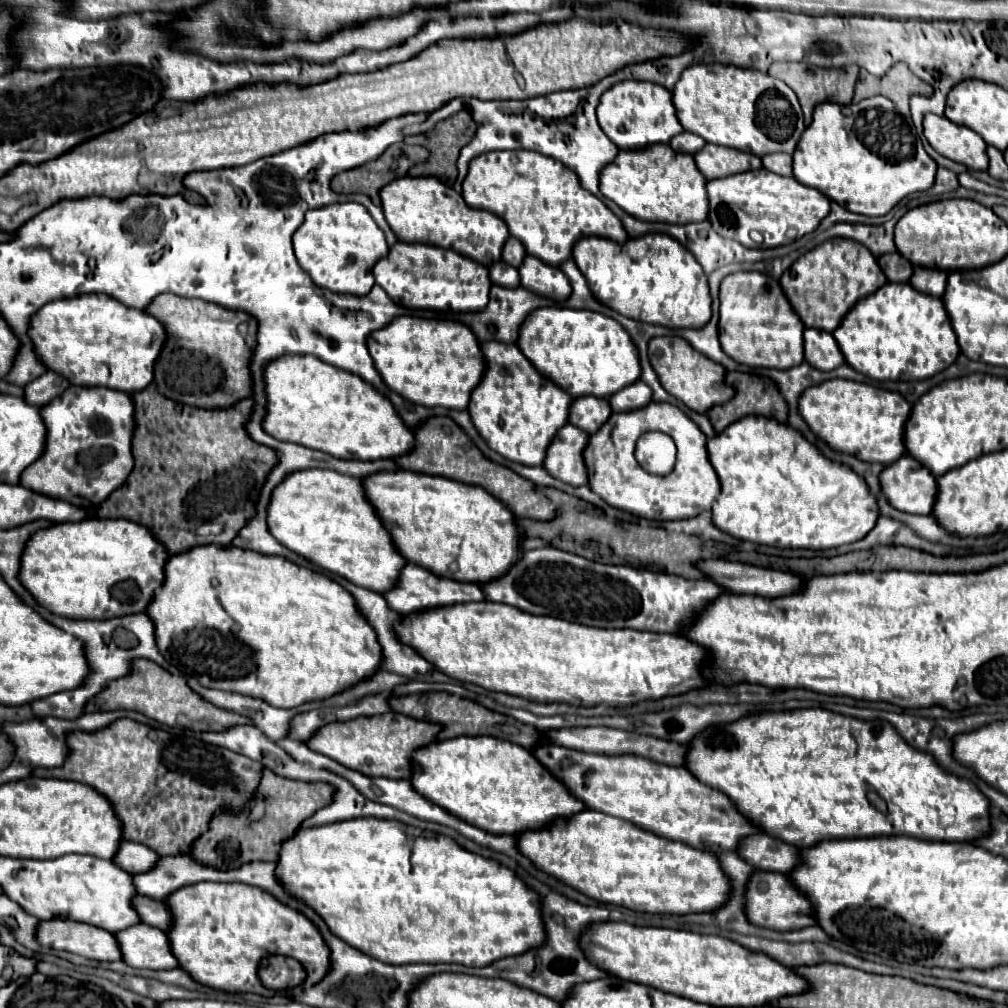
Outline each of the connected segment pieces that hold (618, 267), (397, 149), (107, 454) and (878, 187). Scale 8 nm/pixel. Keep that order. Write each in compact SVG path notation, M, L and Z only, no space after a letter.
M648 233L624 243L584 237L574 247L572 257L586 277L594 299L628 319L662 323L672 329L700 329L712 317L708 279L700 263L668 235Z
M394 143L378 159L336 175L332 179L332 189L336 193L364 193L372 199L374 205L380 205L378 189L384 187L390 179L404 177L412 165L426 159L428 151L424 147Z
M70 385L62 395L54 397L50 405L42 405L42 421L46 421L46 453L22 473L18 485L34 489L46 497L64 499L72 505L90 509L98 507L114 489L118 489L130 475L134 461L130 453L130 439L134 429L134 403L128 393L108 387L74 387Z
M870 97L860 101L860 105L836 105L820 103L814 109L814 119L810 127L802 133L798 149L794 151L794 179L806 187L818 189L834 203L844 209L868 217L886 215L904 197L918 191L928 191L934 185L936 161L924 151L922 141L910 127L910 123L896 111L894 103L886 97Z

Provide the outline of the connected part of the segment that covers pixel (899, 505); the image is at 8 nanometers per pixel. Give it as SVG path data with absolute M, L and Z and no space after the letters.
M902 455L880 473L884 497L894 509L906 513L932 513L936 497L934 481L934 475L908 455Z

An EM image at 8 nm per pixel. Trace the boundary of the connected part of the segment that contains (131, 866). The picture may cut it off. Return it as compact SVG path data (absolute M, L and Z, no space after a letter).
M122 841L116 855L112 857L112 863L118 865L120 869L126 869L128 873L144 873L152 869L156 861L158 861L156 851L132 841Z

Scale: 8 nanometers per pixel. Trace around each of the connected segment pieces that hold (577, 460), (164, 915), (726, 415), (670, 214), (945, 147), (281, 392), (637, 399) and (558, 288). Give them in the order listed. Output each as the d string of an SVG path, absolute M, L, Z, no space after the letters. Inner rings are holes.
M564 425L558 431L558 437L546 449L544 469L558 481L568 485L586 485L588 475L582 459L582 451L588 443L588 433L580 431L574 425Z
M136 895L134 897L134 909L138 909L138 913L142 913L142 923L154 925L162 931L166 931L170 927L170 913L168 913L168 907L164 901Z
M726 373L728 383L738 383L736 395L726 401L724 405L716 405L714 409L706 411L712 427L720 433L730 423L748 417L748 415L764 415L770 417L774 409L778 409L778 417L788 413L786 401L780 397L778 389L766 377L750 375L750 373Z
M650 145L640 151L620 151L600 173L600 191L626 213L642 221L688 225L708 219L706 177L686 153L674 153L670 145Z
M928 113L924 117L924 137L940 155L956 163L962 163L968 169L976 171L988 169L986 143L976 131L956 125L946 117Z
M282 355L272 359L264 367L264 389L266 389L266 415L262 429L278 441L298 443L310 449L330 453L332 457L346 459L388 459L400 457L412 449L412 431L402 423L392 403L380 395L372 385L364 383L360 377L332 367L314 355Z
M636 381L628 387L624 387L622 391L614 393L612 397L608 397L608 403L612 407L612 411L632 411L632 409L640 409L644 405L650 403L652 391L648 385L644 385L642 381Z
M526 255L518 269L520 269L522 287L530 289L532 293L538 293L554 301L564 301L572 293L568 277L558 267L546 265L534 255ZM522 267L524 267L524 275L522 275Z

